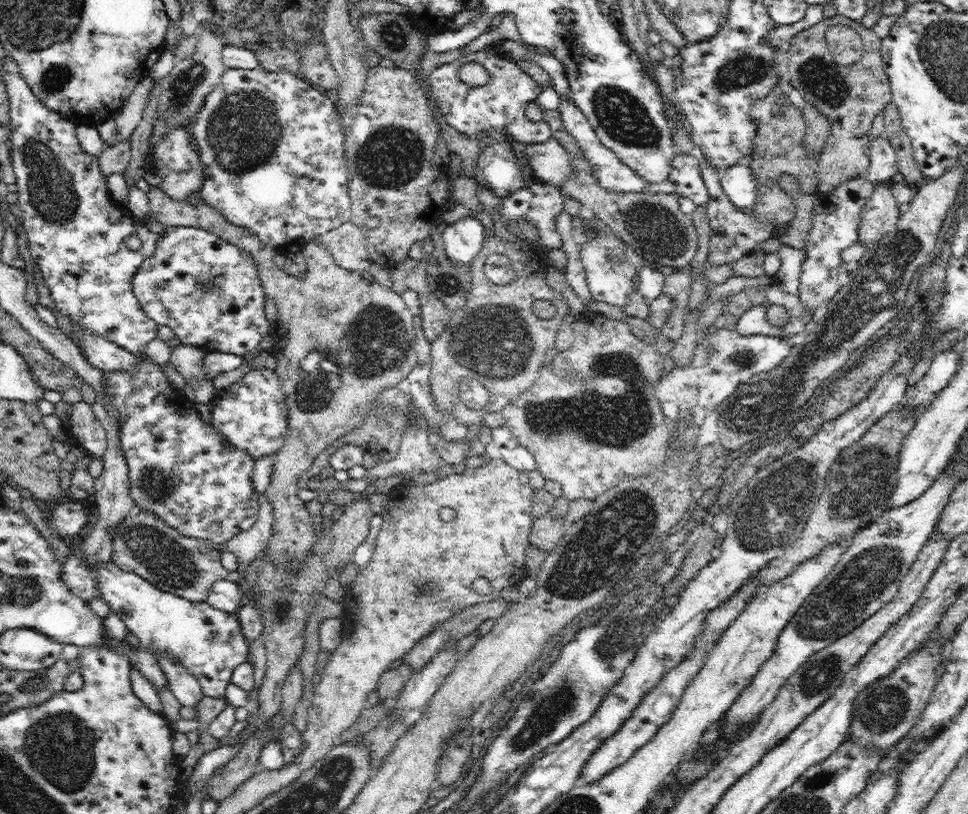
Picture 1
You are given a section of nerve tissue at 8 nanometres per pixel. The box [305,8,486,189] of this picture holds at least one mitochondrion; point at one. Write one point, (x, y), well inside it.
(394, 37)

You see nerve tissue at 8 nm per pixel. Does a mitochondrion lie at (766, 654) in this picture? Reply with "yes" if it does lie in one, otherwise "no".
no

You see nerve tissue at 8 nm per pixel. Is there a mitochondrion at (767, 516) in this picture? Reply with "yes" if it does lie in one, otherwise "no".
yes

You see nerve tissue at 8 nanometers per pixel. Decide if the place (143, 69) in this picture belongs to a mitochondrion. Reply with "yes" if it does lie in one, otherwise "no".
no

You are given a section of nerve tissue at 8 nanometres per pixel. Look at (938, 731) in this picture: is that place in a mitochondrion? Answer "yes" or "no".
no

